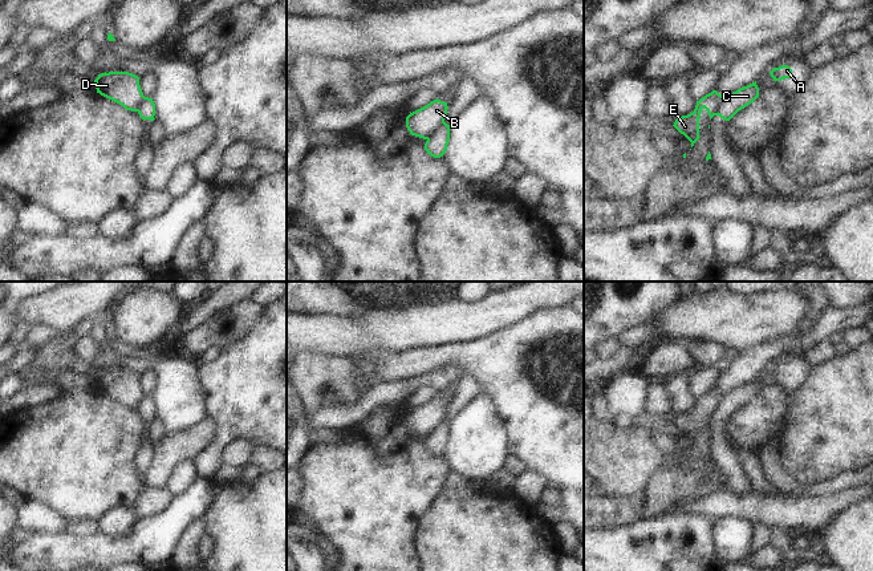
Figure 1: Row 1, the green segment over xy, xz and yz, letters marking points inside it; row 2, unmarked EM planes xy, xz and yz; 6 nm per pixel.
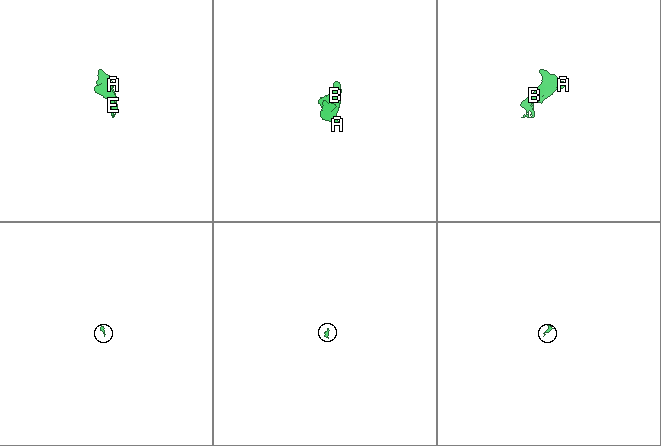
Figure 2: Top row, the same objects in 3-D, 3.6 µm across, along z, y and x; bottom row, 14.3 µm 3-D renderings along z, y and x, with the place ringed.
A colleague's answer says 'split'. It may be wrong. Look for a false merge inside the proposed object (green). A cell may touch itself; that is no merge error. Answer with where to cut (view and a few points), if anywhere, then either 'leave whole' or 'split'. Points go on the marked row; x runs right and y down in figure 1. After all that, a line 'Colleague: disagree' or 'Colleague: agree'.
cut in xz along (443, 121), (426, 138); split
Colleague: agree

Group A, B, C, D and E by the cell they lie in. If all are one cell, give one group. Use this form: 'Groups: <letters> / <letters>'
Groups: A C / B D E.

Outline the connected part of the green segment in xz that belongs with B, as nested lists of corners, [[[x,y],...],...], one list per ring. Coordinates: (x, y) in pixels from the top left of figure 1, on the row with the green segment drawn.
[[[434,100],[406,117],[406,127],[411,135],[427,139],[446,118],[447,102]]]

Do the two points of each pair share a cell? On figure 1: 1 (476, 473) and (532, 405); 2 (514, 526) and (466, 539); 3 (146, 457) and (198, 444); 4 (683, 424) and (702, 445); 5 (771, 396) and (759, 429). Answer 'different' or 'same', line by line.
1: different
2: same
3: different
4: same
5: same

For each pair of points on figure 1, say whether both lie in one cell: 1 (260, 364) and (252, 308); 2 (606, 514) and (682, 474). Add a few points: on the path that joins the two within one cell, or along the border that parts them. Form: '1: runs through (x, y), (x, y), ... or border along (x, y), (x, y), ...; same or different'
1: border along (264, 307), (256, 323), (242, 337), (231, 343); different
2: runs through (625, 511), (652, 502), (664, 490); same

